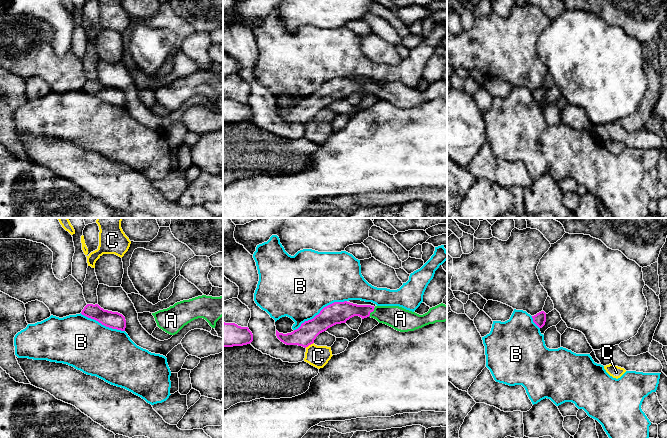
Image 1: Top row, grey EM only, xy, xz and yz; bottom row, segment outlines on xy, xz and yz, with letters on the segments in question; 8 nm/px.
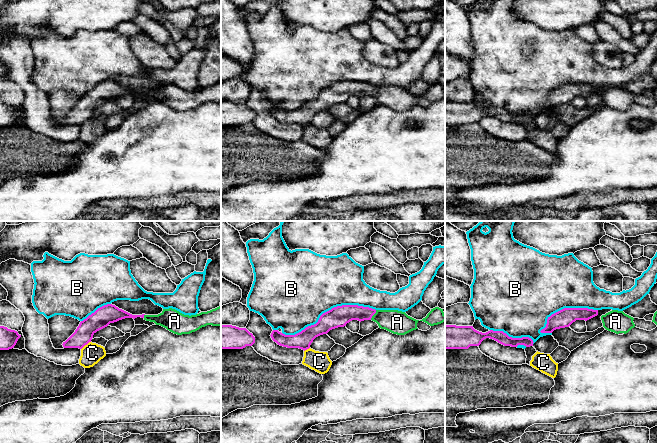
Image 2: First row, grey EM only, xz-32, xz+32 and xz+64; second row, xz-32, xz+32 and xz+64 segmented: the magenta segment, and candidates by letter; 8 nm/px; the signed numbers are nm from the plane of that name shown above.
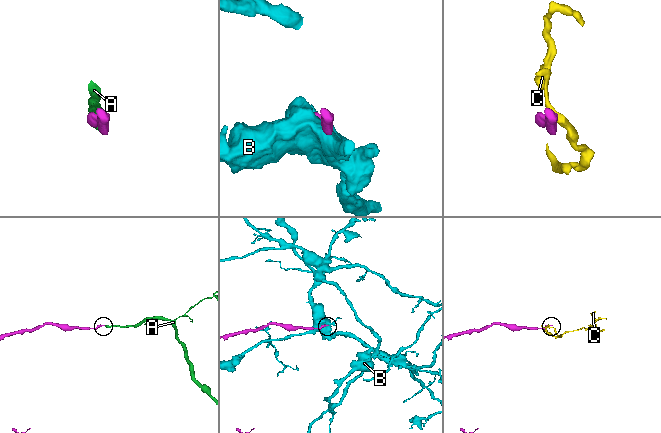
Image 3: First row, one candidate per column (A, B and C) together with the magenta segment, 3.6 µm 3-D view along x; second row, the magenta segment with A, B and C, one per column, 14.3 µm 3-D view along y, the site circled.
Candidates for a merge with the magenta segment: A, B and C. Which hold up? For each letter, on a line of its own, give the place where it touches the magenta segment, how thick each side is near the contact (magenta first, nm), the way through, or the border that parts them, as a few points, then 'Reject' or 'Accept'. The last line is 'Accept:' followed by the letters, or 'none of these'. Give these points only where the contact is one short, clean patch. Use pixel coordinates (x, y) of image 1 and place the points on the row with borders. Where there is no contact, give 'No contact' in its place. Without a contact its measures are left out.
A: Touches magenta at xz (371, 311). Thickness 170 nm (magenta) against 180 nm. Path across: xz (340, 312), (371, 311), (395, 316), (400, 319). Accept
B: Touches magenta at xz (320, 311). Thickness 180 nm (magenta) against 500 nm. Reject
C: Touches magenta at xz (309, 344). Thickness 160 nm (magenta) against 180 nm. Boundary: xz (313, 342), (305, 347). Reject
Accept: A

